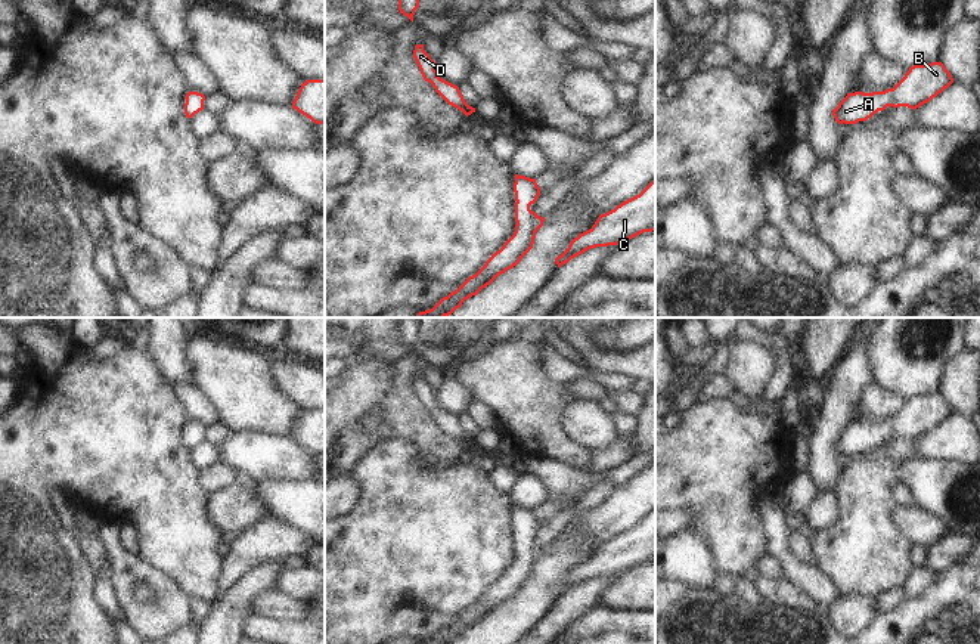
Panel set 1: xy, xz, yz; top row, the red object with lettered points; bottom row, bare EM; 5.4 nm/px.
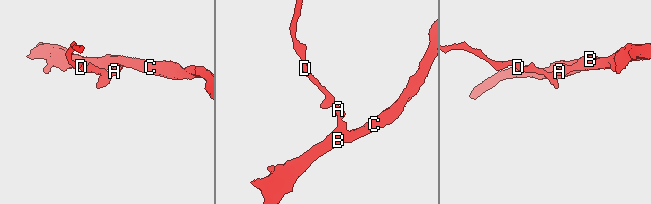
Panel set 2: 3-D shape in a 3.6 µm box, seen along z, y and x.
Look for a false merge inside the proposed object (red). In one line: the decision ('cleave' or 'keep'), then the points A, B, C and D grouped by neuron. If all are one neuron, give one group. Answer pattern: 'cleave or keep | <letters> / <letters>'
keep | A B C D

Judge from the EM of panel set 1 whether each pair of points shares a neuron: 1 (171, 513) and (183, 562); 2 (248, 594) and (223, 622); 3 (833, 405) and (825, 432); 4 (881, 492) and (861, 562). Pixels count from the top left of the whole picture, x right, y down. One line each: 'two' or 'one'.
1: one
2: one
3: one
4: one

